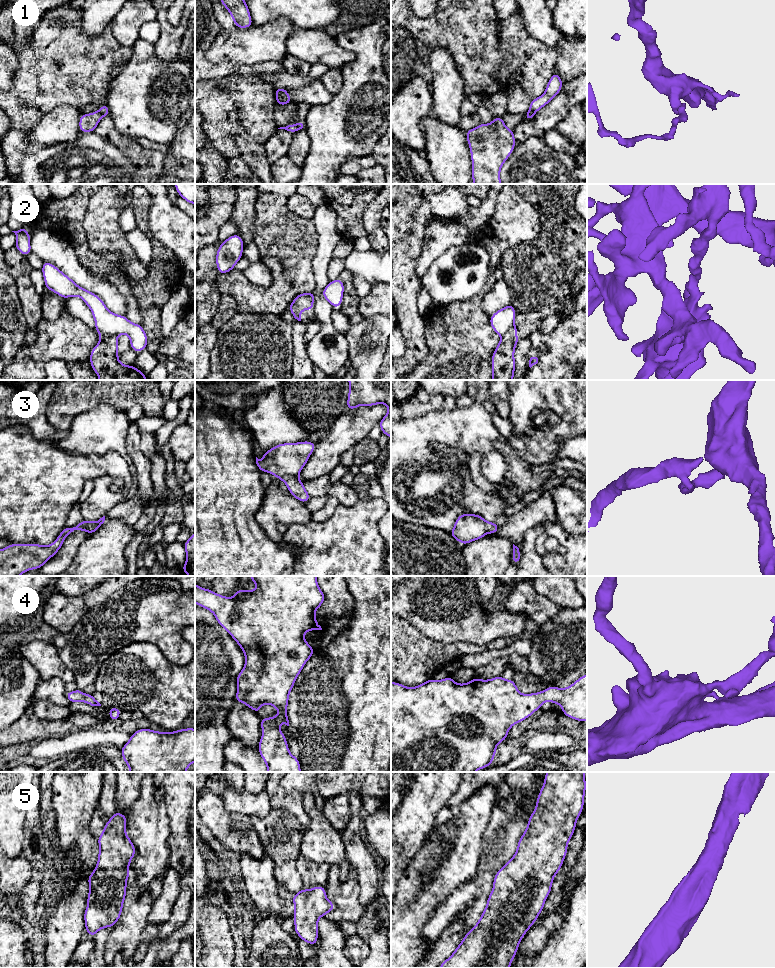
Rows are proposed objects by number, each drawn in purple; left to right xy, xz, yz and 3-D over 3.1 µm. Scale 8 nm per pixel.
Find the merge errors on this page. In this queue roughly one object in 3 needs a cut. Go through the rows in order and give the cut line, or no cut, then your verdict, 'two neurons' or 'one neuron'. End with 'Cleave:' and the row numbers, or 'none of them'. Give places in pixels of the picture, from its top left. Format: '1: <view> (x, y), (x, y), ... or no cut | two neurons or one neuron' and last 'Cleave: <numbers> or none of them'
1: yz (534, 112), (526, 114) | two neurons
2: xy (99, 332), (116, 337) | two neurons
3: xz (297, 476), (284, 475), (280, 479) | two neurons
4: no cut | one neuron
5: no cut | one neuron
Cleave: 1, 2, 3

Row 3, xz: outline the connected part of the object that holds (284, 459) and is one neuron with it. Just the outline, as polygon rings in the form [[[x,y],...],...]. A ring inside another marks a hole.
[[[310,441],[283,443],[264,452],[262,460],[256,457],[259,470],[281,479],[286,475],[298,477],[315,450],[317,443]]]

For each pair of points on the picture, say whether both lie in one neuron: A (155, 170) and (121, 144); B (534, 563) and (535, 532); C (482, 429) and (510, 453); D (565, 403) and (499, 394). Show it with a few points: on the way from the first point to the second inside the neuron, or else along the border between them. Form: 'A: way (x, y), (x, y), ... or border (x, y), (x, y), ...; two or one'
A: way (147, 163), (129, 147); one
B: way (530, 555), (530, 540); one
C: way (489, 436), (503, 447); one
D: border (510, 390), (510, 416), (508, 418); two

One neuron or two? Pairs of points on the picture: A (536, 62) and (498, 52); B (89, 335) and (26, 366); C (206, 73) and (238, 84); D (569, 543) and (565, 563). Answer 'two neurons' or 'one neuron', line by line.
A: one neuron
B: one neuron
C: two neurons
D: one neuron

